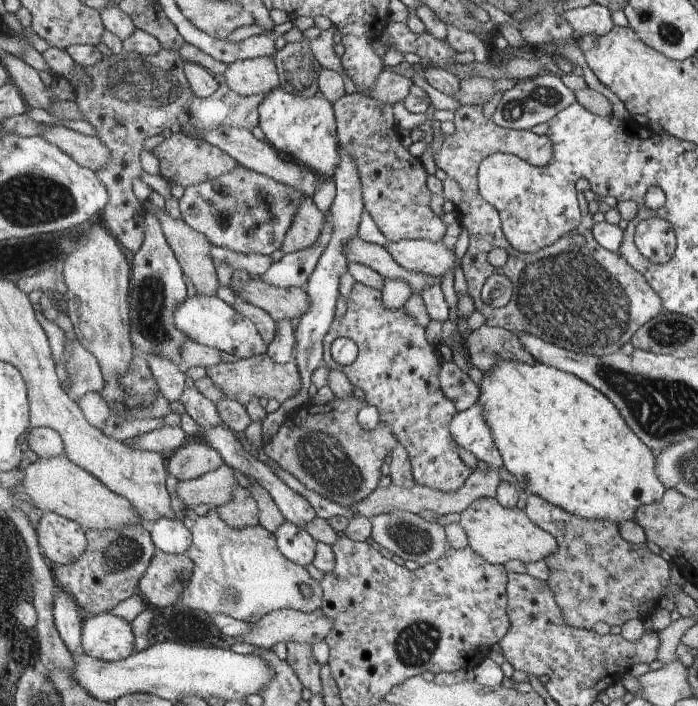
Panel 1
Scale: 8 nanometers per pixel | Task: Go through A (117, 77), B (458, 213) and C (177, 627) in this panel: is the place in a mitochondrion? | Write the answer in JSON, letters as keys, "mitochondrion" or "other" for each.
{"A":"mitochondrion","B":"other","C":"other"}

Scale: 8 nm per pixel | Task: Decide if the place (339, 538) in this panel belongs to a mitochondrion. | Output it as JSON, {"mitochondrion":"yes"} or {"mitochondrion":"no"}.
{"mitochondrion":"no"}

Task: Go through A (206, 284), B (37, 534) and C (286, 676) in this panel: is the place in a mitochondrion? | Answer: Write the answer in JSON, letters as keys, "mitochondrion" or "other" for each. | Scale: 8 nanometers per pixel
{"A":"other","B":"other","C":"other"}

